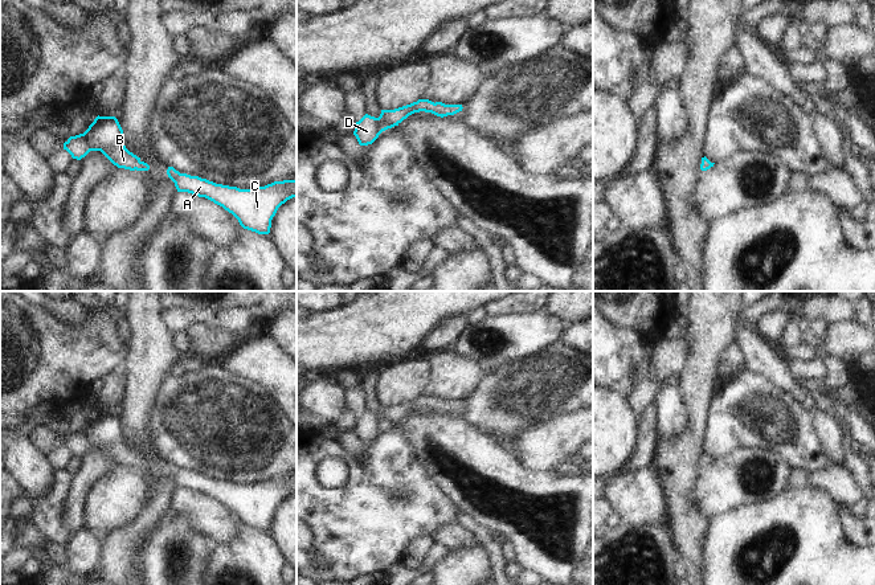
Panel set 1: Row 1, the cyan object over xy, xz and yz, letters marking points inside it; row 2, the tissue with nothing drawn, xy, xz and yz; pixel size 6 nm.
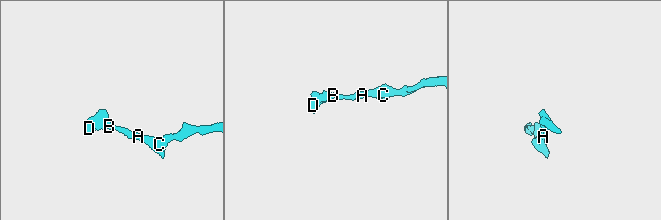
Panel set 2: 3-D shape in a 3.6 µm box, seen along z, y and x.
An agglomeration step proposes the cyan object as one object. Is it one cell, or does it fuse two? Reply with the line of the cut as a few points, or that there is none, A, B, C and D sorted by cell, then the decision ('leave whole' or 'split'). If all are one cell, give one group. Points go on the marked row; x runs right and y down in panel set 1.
no cut; A B C D; leave whole

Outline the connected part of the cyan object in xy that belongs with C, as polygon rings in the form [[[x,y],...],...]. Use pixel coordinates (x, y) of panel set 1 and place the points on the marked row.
[[[173,167],[167,169],[177,192],[188,192],[205,197],[232,213],[244,229],[258,234],[269,234],[271,220],[278,208],[297,197],[297,180],[274,181],[265,187],[240,189],[216,184],[199,176],[180,173]]]

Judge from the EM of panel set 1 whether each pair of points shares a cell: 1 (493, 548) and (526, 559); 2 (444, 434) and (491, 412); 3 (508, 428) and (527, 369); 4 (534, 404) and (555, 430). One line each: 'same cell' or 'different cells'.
1: different cells
2: different cells
3: same cell
4: different cells

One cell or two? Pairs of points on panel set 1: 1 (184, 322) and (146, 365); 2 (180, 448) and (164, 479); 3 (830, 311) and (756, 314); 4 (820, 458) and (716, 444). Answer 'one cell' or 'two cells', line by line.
1: two cells
2: two cells
3: one cell
4: one cell

